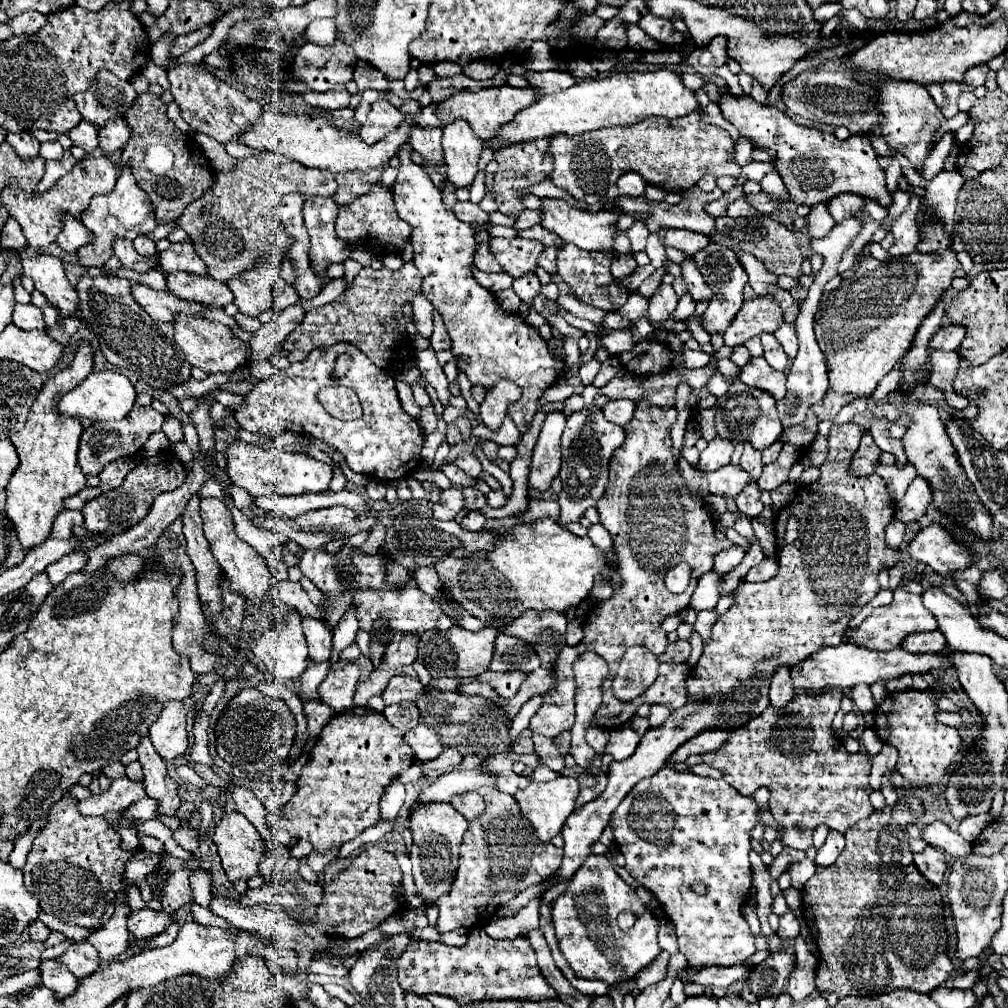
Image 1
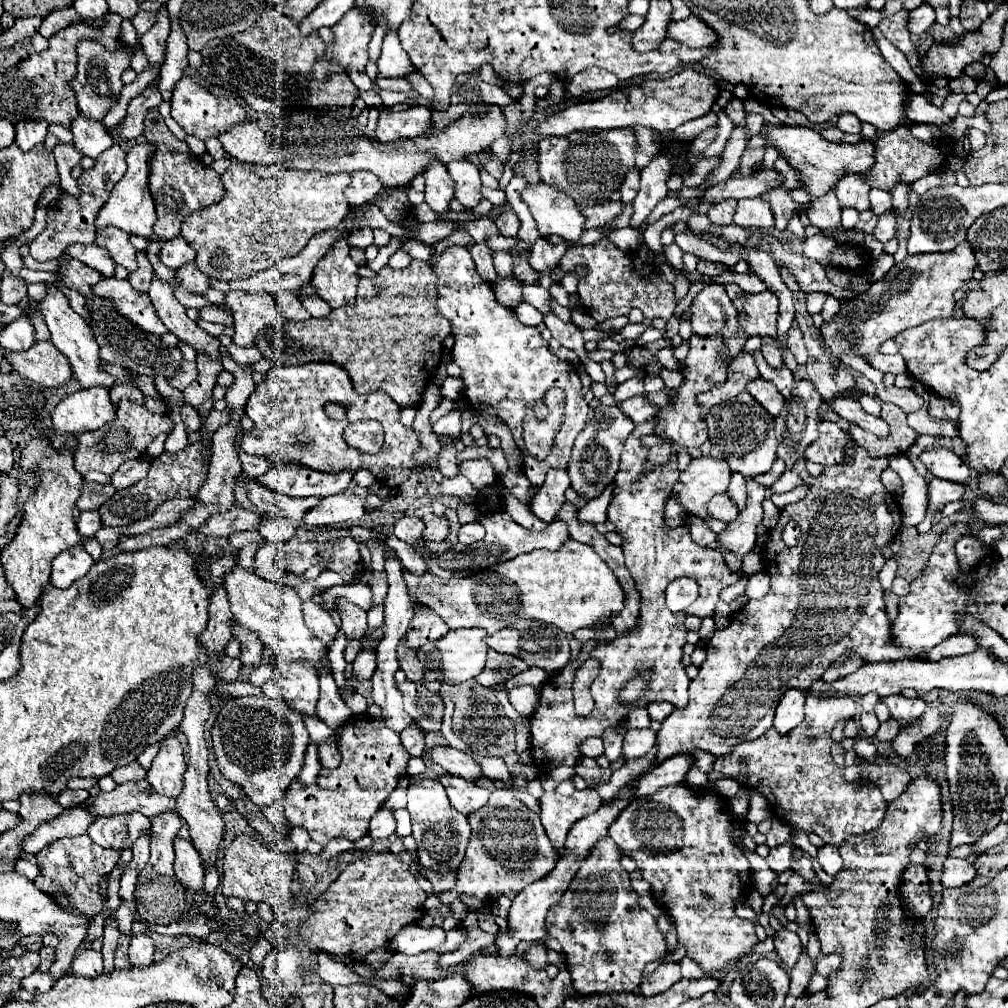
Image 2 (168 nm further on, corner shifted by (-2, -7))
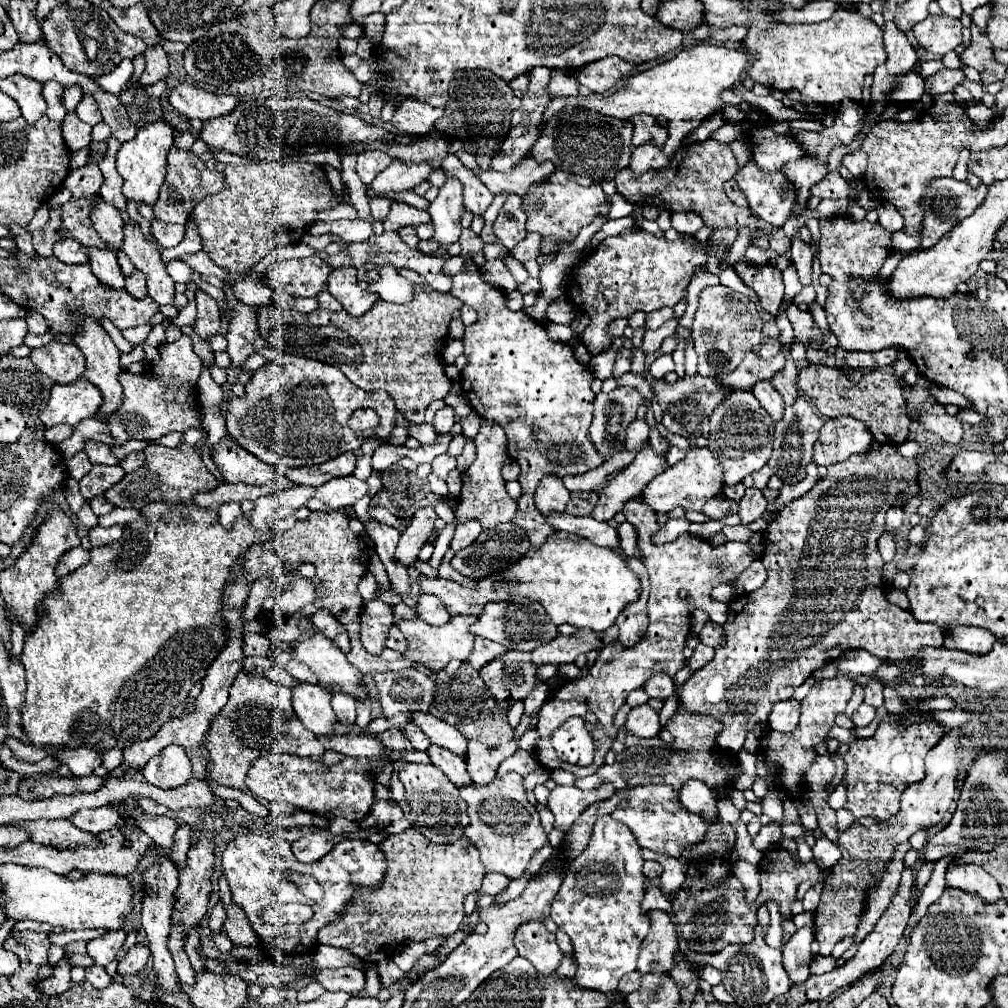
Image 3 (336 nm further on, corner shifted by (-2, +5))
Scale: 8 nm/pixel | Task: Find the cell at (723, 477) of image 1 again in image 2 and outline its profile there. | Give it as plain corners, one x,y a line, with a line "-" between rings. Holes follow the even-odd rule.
722,492
718,496
714,496
708,502
708,514
716,520
724,520
724,522
732,522
738,518
738,508
732,502
732,498
728,496
728,492

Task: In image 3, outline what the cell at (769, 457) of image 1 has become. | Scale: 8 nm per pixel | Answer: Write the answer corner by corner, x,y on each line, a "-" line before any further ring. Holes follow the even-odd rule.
764,466
762,470
758,470
758,472
750,474
750,476
746,476
746,478
742,480
742,484
744,484
746,488
758,488
758,490
762,490
762,488
766,488
770,476
772,476
770,466

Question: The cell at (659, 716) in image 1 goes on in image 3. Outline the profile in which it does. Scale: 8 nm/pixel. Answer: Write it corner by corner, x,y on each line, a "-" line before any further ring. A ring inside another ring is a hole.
652,676
646,684
644,684
644,690
648,692
650,698
660,698
660,700
668,700
672,694
674,694
674,684
672,684
672,678
670,676

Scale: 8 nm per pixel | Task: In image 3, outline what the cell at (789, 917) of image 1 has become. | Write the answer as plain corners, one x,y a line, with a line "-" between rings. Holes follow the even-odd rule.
800,928
784,946
784,968
790,976
790,986
798,986
808,980
810,976
810,962
812,962
812,952
810,944
814,940
814,930
812,928

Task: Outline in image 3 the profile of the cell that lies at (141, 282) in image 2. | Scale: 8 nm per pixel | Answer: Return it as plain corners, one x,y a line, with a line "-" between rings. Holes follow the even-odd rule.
136,270
130,278
126,278
126,292
128,292
132,298
136,298
136,300
140,300
140,298
146,296
146,280
144,280
142,272

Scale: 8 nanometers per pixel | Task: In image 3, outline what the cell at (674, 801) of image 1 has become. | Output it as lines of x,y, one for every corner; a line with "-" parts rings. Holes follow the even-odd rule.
648,784
648,786
628,788
624,792
620,804
612,812
612,818
624,822
634,832
634,836
642,848
648,848
648,850
654,850
660,854
668,854
674,858
680,858
680,854
688,846
702,842
704,834
710,826
710,820
688,812
680,804
678,794
666,784

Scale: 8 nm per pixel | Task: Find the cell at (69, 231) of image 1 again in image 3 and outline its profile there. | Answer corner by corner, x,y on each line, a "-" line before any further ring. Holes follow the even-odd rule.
88,248
88,254
90,254
92,274
100,280
100,284
110,286
114,290
122,290
124,288
124,274
118,266
118,260
116,260
114,252

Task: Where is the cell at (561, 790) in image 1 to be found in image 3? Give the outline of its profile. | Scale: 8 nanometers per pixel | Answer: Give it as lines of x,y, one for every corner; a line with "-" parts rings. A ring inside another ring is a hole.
602,784
600,788
590,792
578,790
576,786
556,786
548,798
548,808
556,818
554,828
566,832
570,824
574,824
574,820
582,814
582,810
586,810
594,802
608,800
614,792
616,788
612,784

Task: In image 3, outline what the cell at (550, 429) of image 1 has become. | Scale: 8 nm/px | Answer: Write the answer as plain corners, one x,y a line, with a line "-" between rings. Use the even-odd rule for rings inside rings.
544,476
534,494
536,508
544,516
548,516
550,512
562,512
568,500
570,500
570,492
562,484
562,480
556,476

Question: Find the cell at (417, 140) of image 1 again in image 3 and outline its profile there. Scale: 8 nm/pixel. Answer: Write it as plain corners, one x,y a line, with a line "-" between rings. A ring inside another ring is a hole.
448,178
446,184
440,188
440,194
434,202
428,206
428,214
432,216
434,224
434,240
440,244
454,244
460,238
462,226
462,182
456,178

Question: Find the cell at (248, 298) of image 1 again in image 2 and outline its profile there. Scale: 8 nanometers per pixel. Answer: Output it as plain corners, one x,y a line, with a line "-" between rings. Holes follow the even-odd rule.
228,292
224,300
234,318
234,338
236,346
252,346
256,334
280,320
280,314
274,306
274,298
268,292
250,294
250,292

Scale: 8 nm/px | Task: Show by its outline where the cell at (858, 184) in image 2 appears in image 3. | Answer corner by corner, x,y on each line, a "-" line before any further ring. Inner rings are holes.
854,150
850,154
844,156
844,166
852,172
854,178
862,178
862,172
866,168
866,152
862,150

